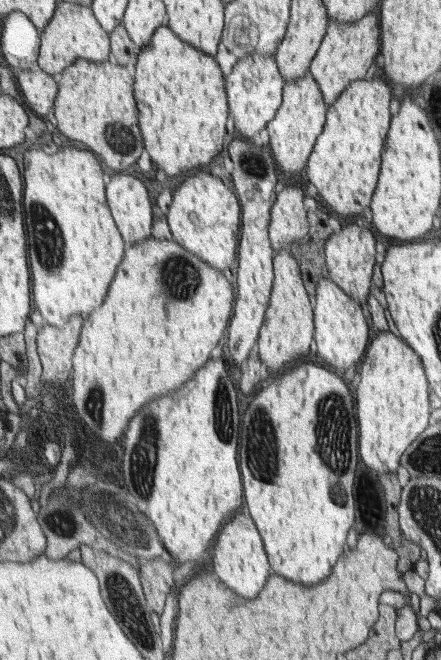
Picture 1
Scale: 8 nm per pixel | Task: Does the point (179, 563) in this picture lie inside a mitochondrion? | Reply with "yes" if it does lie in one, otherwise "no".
no

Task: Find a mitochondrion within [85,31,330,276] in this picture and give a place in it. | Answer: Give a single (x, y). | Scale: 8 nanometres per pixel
(120, 139)

